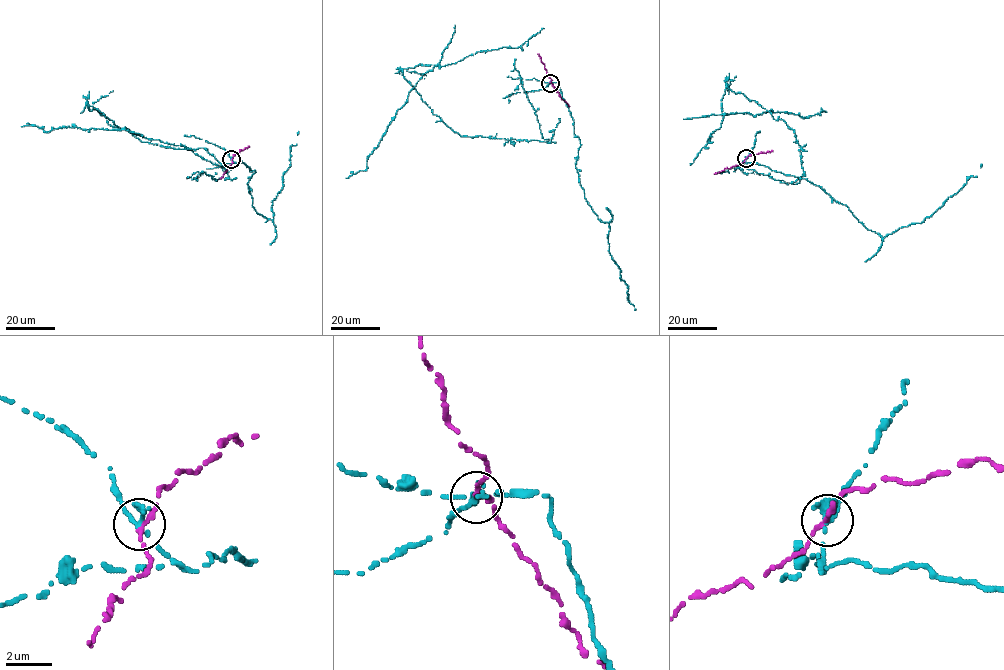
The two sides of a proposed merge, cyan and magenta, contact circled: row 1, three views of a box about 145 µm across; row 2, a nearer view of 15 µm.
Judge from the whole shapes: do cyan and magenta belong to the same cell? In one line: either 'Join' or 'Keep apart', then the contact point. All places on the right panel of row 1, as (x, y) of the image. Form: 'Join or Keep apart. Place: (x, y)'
Keep apart. Place: (746, 158)

